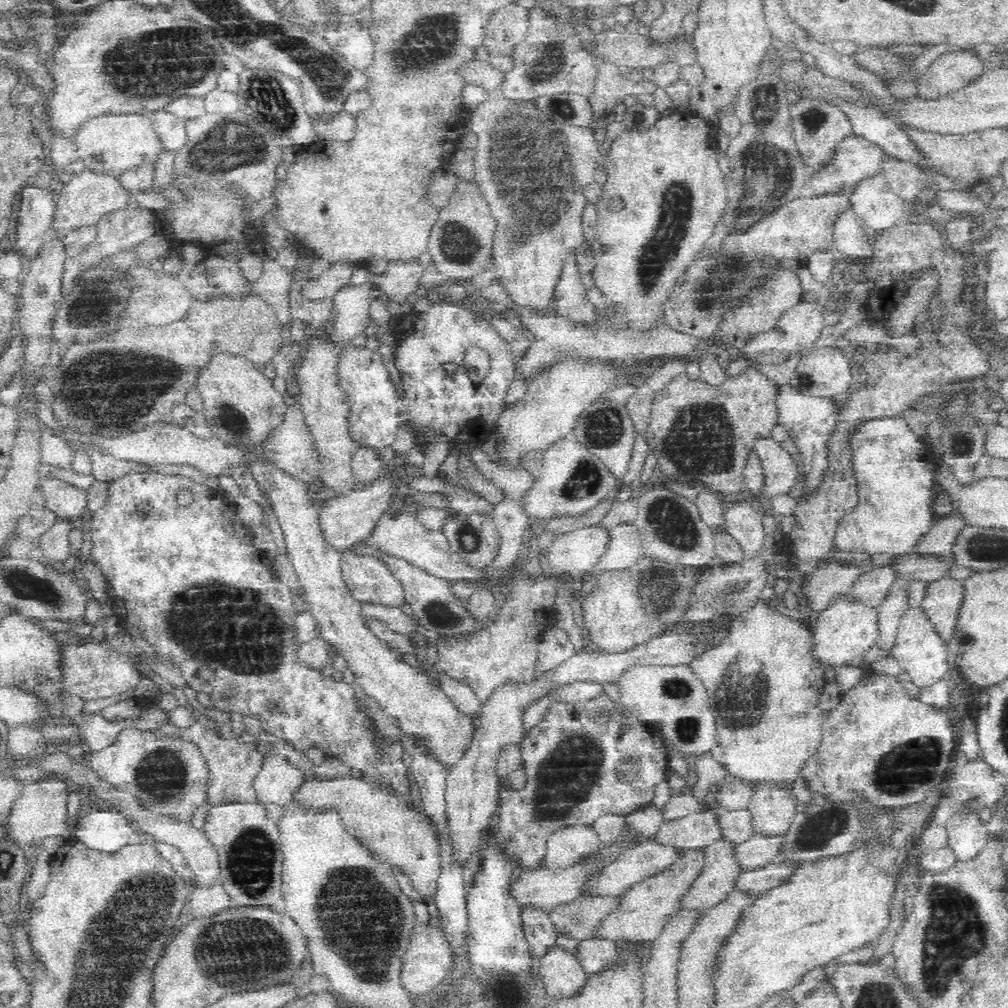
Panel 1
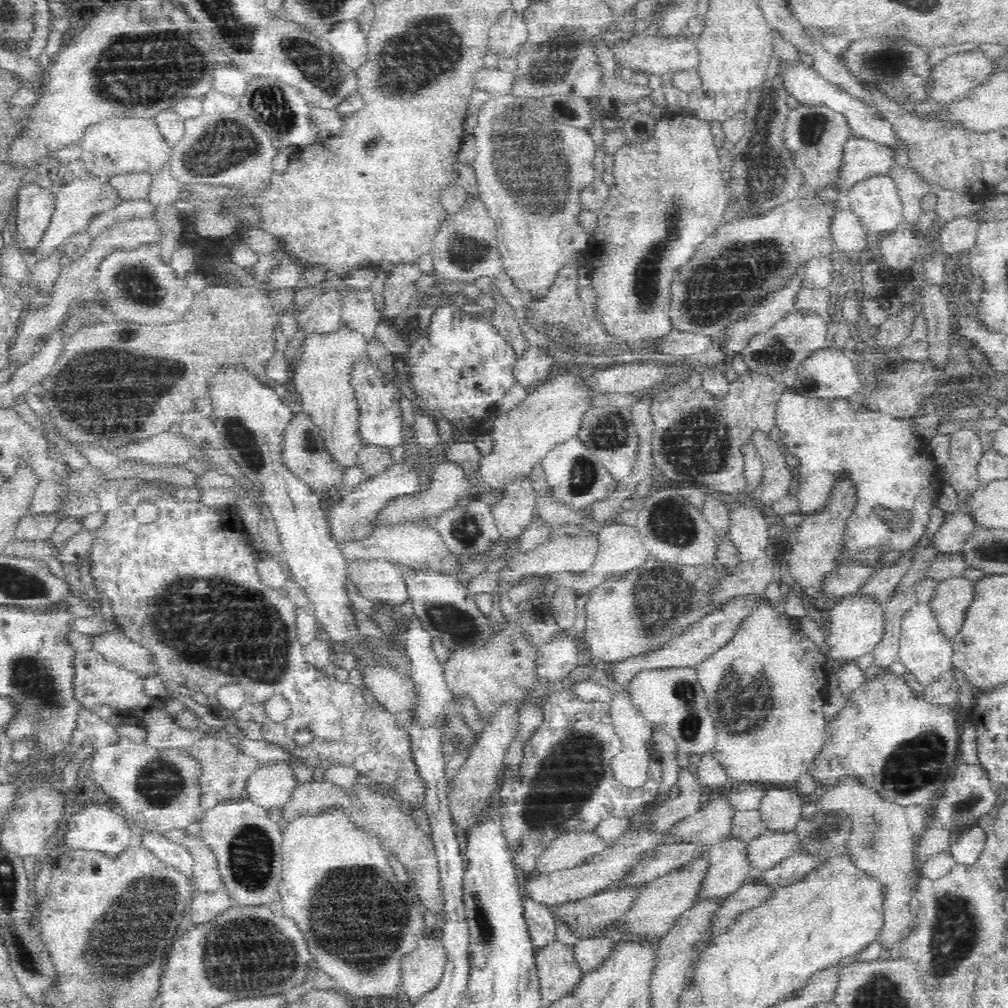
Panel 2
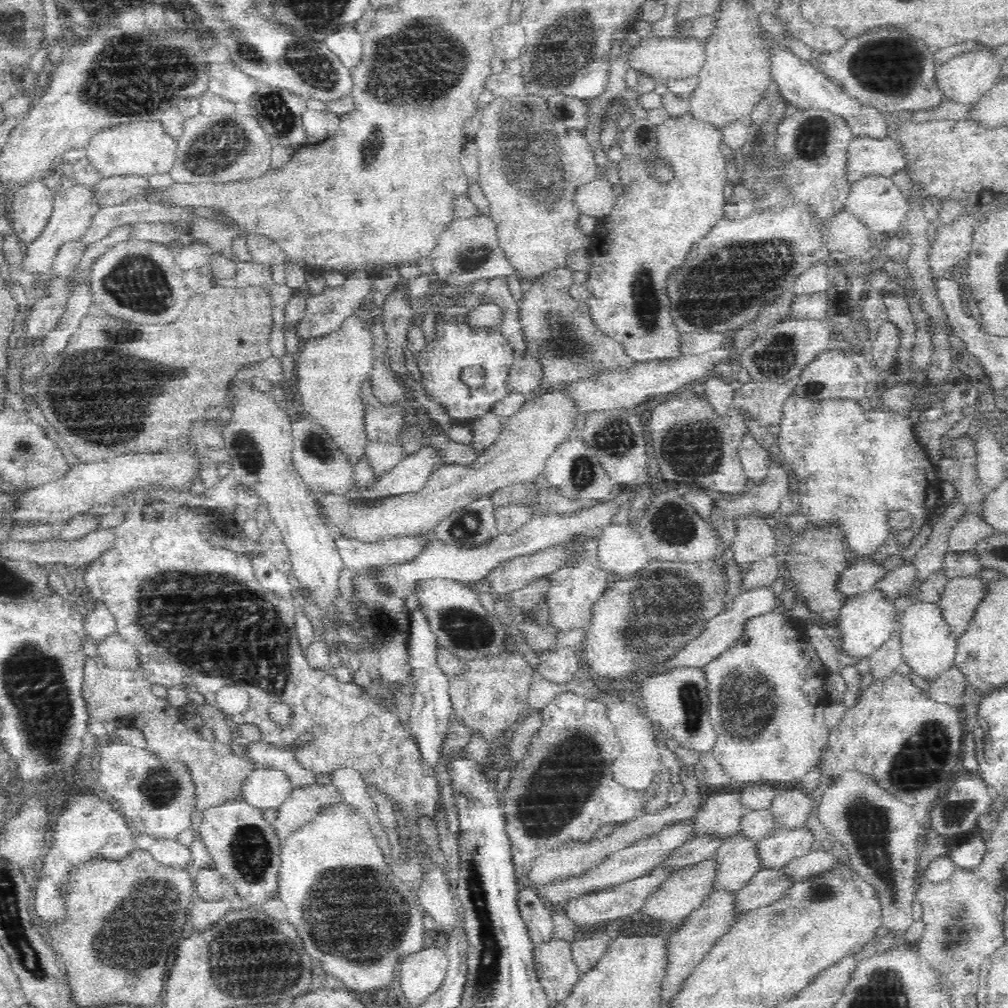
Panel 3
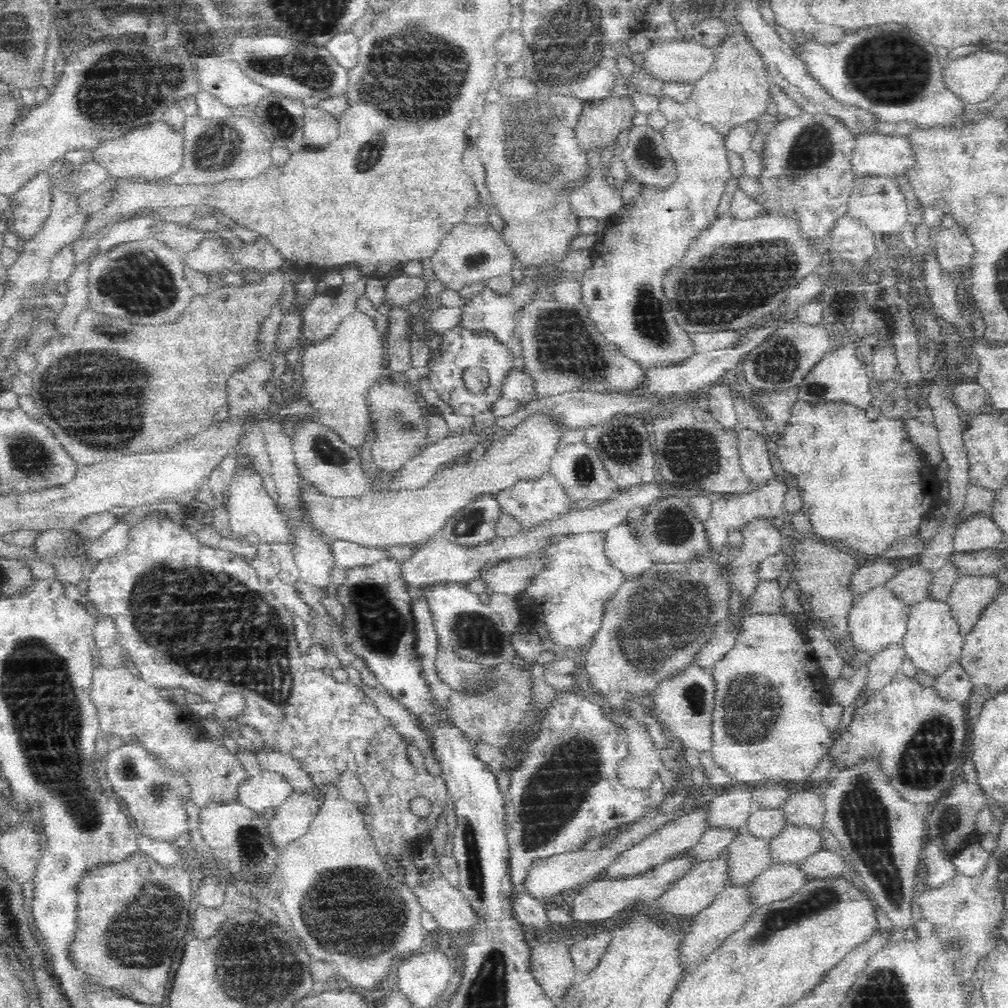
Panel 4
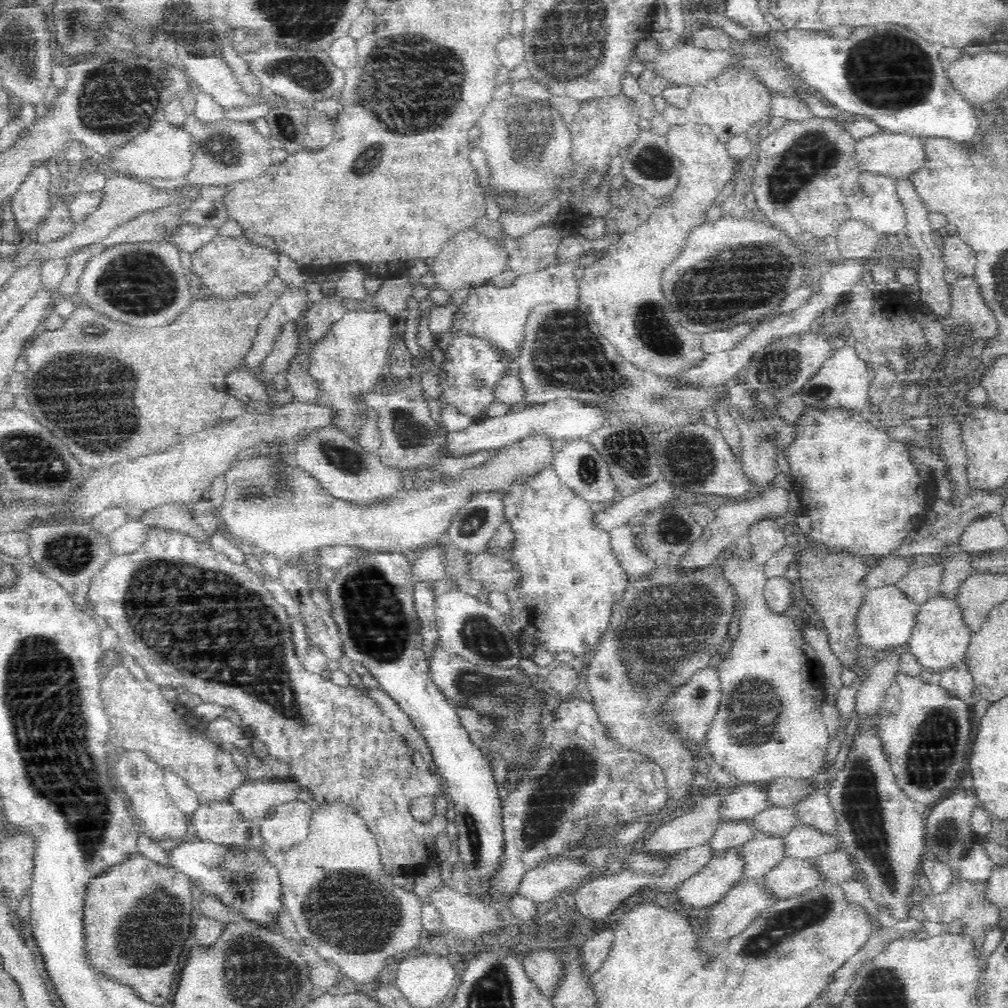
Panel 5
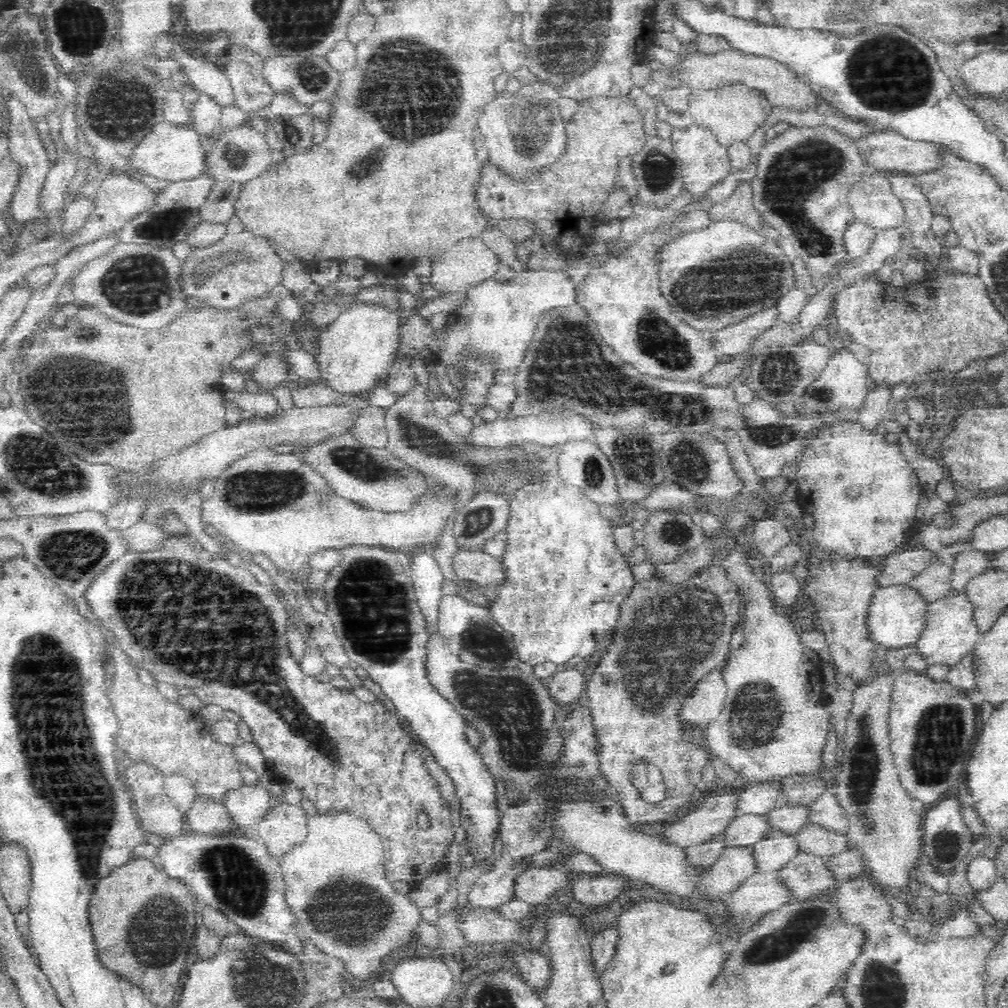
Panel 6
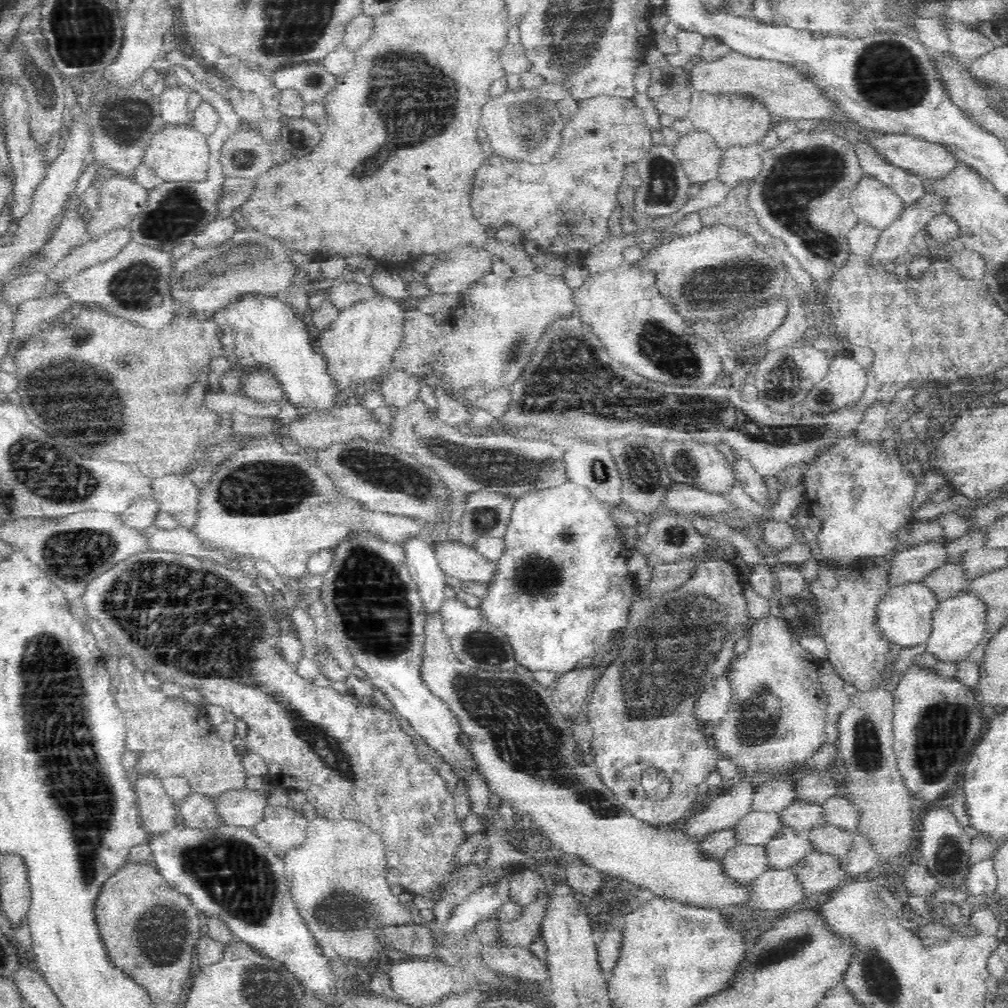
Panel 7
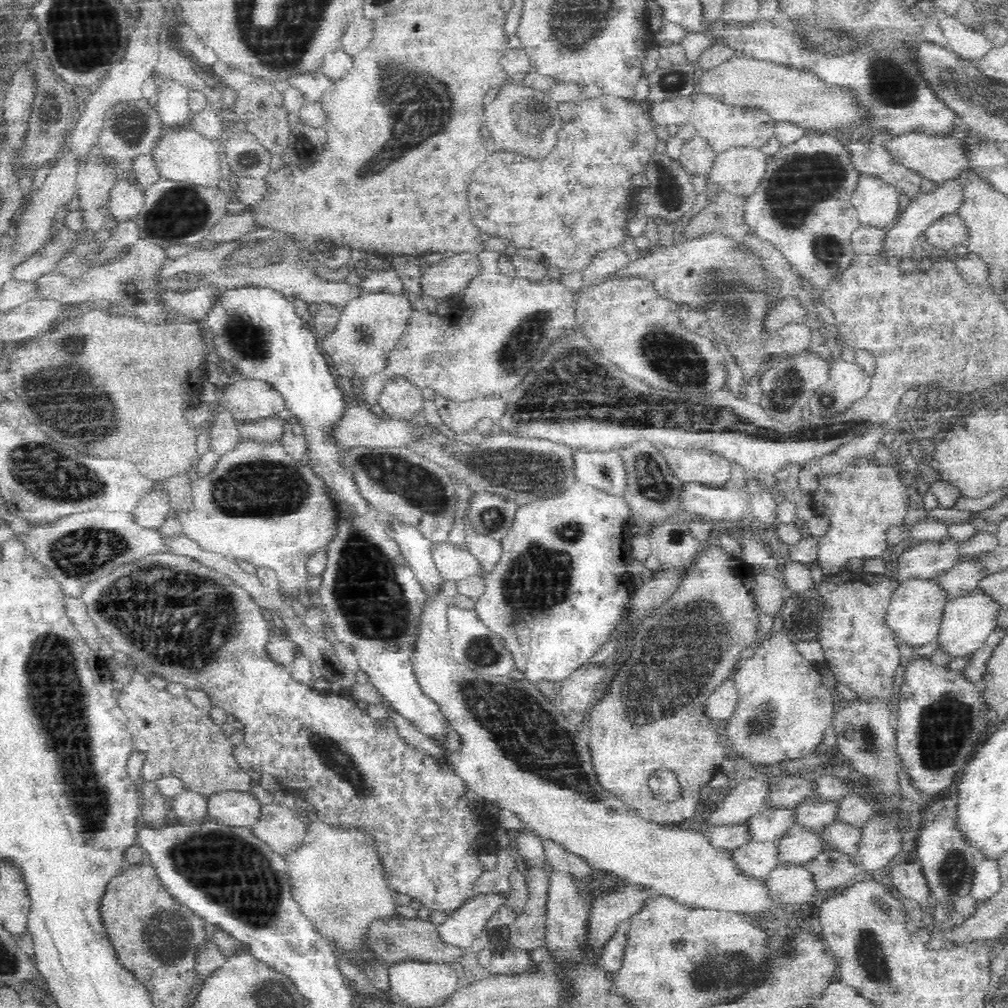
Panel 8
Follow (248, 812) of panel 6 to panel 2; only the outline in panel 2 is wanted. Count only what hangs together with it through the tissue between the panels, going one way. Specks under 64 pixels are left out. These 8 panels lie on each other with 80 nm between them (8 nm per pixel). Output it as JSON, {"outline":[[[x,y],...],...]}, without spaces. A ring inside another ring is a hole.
{"outline":[[[288,761],[266,763],[248,778],[249,800],[267,809],[282,808],[298,783],[296,769]]]}

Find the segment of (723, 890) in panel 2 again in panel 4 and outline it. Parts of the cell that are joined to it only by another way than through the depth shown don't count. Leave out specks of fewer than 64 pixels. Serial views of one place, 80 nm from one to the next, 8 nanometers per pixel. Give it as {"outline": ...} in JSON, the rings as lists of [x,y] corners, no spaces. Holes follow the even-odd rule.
{"outline":[[[738,831],[738,836],[724,850],[728,885],[748,887],[772,864],[767,851],[768,843],[746,831]]]}

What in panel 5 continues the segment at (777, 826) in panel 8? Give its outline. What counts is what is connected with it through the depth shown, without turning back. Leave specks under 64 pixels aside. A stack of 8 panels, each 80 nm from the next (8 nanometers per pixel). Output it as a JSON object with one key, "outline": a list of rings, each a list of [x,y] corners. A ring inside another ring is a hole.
{"outline":[[[751,820],[749,822],[720,822],[714,829],[712,838],[707,842],[711,856],[715,857],[721,851],[740,846],[752,838],[754,831],[756,830],[751,825]]]}

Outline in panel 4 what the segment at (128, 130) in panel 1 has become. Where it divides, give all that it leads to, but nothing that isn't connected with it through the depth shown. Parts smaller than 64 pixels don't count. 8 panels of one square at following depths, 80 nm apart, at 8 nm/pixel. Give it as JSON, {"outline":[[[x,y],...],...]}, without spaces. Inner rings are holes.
{"outline":[[[160,120],[160,122],[154,122],[154,124],[144,124],[144,126],[132,128],[132,132],[126,132],[122,136],[109,137],[108,140],[98,142],[96,150],[92,150],[92,156],[89,152],[88,157],[94,159],[104,169],[104,177],[107,178],[130,180],[140,178],[143,181],[151,181],[164,176],[168,179],[181,167],[184,154],[182,144],[184,144],[184,136],[170,130],[168,124],[164,124]]]}

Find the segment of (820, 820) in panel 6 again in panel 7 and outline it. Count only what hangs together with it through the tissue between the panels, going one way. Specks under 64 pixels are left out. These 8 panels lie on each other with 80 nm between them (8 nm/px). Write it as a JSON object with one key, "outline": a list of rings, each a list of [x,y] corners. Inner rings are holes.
{"outline":[[[836,794],[829,796],[822,804],[821,822],[831,824],[836,828],[853,833],[858,822],[857,808],[855,804],[846,800],[845,795]]]}

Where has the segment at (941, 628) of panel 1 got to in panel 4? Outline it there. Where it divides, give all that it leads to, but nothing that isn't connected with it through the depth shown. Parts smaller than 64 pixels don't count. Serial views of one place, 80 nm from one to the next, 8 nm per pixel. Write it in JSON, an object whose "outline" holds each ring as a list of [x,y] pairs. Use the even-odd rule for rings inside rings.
{"outline":[[[992,575],[958,577],[954,582],[945,603],[964,637],[976,626],[985,606],[1000,592],[1000,586]]]}

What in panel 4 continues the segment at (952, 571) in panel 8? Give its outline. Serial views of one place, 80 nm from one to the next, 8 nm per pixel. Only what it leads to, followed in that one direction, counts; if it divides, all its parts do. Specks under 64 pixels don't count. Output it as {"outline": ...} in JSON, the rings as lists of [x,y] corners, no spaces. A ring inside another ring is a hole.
{"outline":[[[919,565],[908,566],[899,570],[884,584],[888,591],[908,605],[928,598],[928,586],[932,582],[932,573],[922,569]]]}

